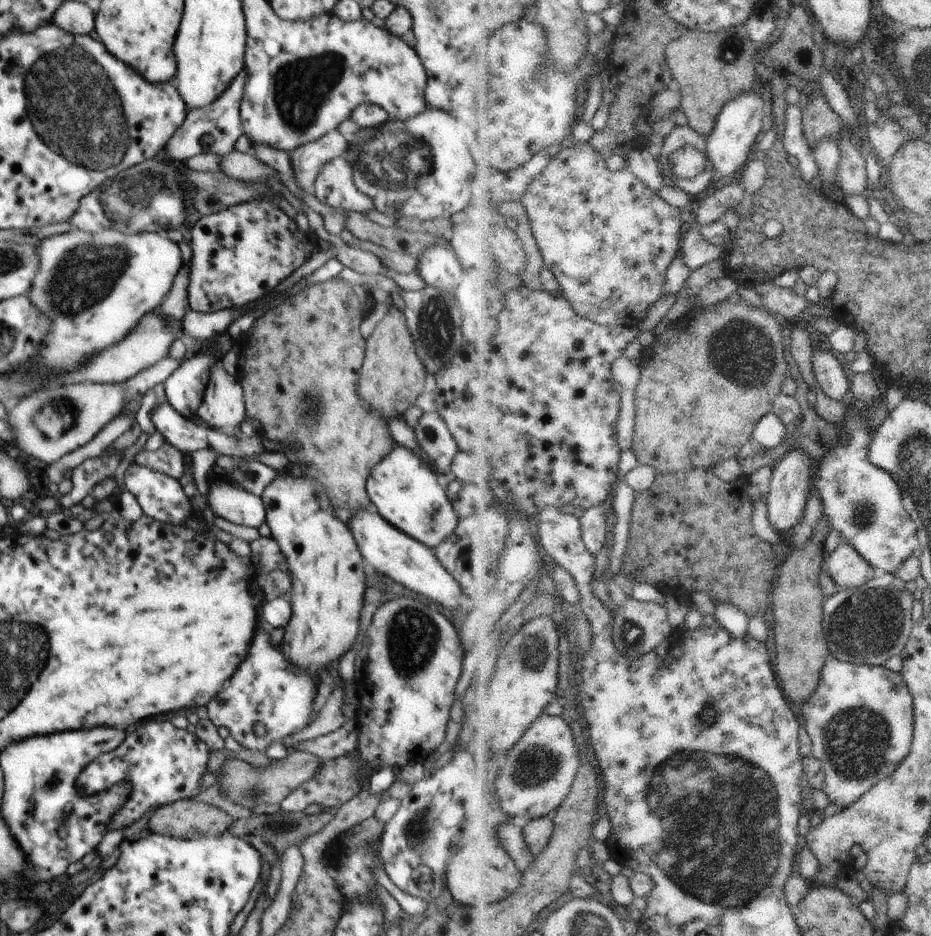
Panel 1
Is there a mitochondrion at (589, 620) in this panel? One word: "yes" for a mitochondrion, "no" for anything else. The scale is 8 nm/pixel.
no

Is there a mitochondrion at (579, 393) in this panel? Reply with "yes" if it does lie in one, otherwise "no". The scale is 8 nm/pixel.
no

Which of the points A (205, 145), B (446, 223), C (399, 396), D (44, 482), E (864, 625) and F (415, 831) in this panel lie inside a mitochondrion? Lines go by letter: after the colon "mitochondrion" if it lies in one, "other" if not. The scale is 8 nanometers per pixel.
A: other
B: other
C: other
D: other
E: mitochondrion
F: mitochondrion

